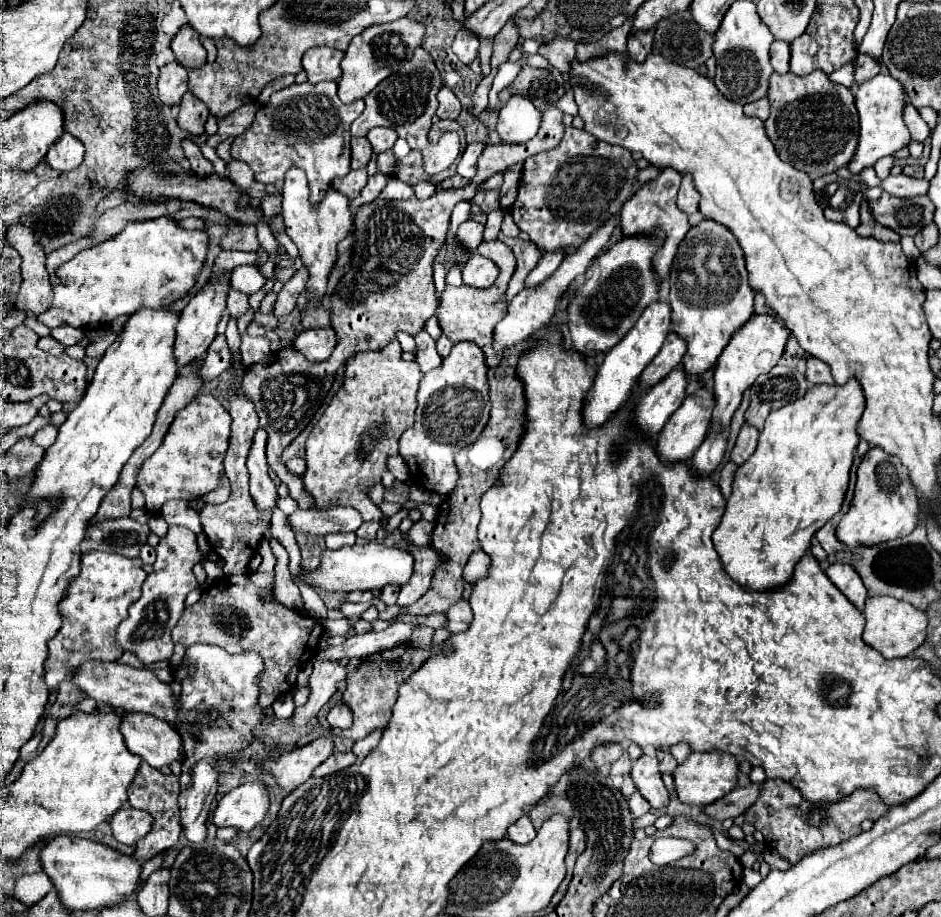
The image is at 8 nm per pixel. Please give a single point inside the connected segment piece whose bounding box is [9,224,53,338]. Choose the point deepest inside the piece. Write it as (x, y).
(35, 295)

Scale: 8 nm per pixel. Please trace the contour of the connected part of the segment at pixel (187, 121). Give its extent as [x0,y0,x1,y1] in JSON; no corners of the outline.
[177,92,209,136]

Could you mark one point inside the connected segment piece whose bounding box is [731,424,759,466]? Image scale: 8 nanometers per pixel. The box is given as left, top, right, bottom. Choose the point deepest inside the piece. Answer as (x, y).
(745, 444)

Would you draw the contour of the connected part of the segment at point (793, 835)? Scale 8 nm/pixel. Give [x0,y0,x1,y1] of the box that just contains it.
[745,780,889,864]

